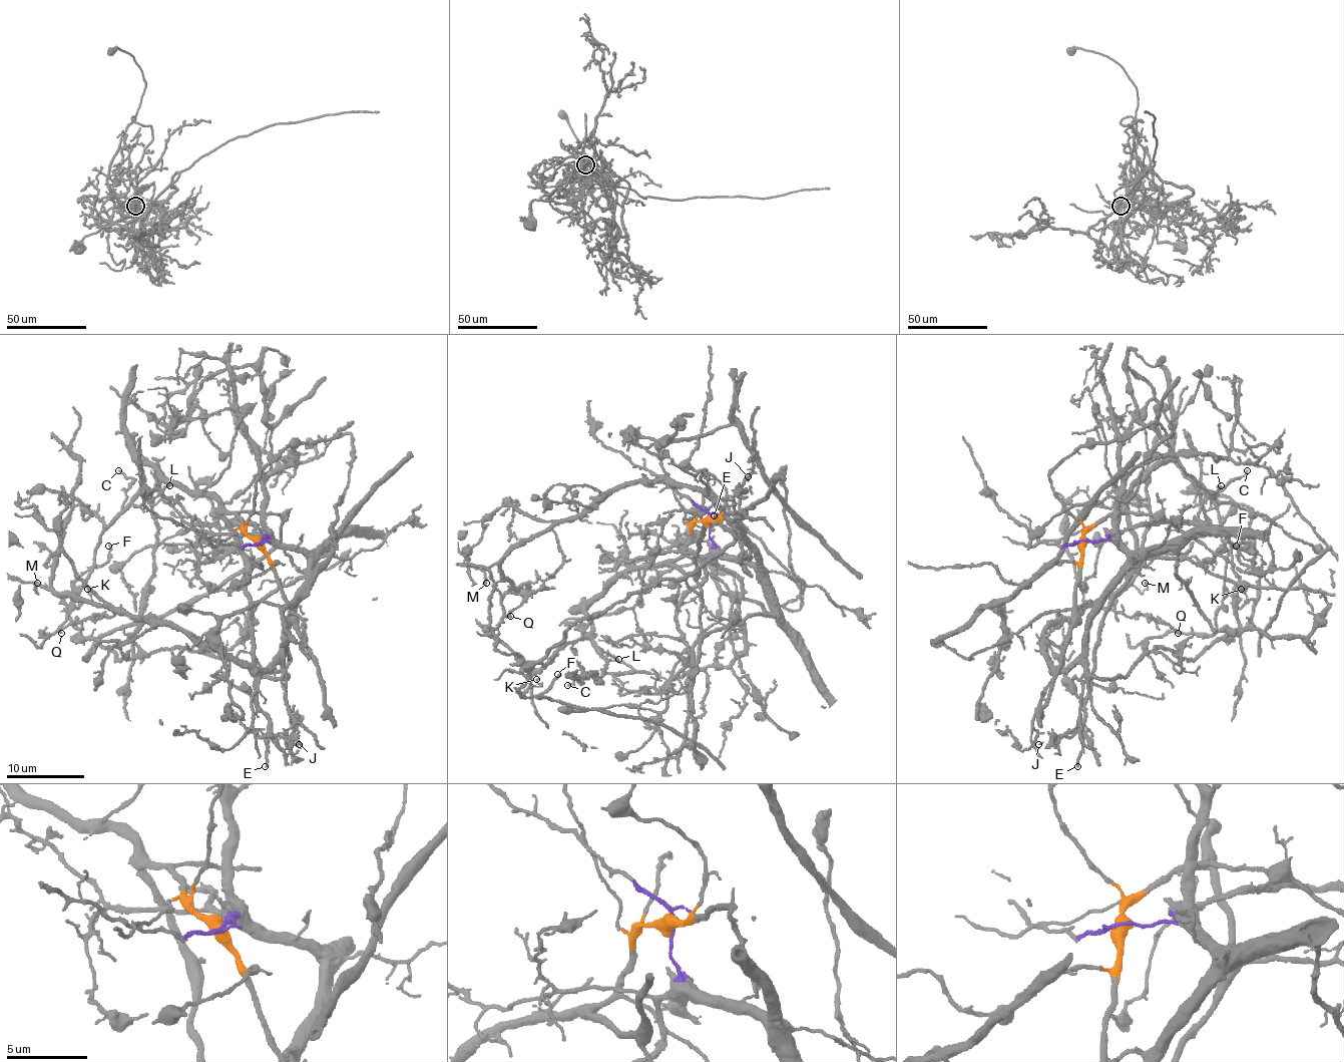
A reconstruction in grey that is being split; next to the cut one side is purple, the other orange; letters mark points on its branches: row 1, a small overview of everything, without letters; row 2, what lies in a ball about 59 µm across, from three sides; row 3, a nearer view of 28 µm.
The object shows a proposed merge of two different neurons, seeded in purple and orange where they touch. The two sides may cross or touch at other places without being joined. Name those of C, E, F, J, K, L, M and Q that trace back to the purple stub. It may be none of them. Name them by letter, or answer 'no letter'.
F, J, K, M, Q

